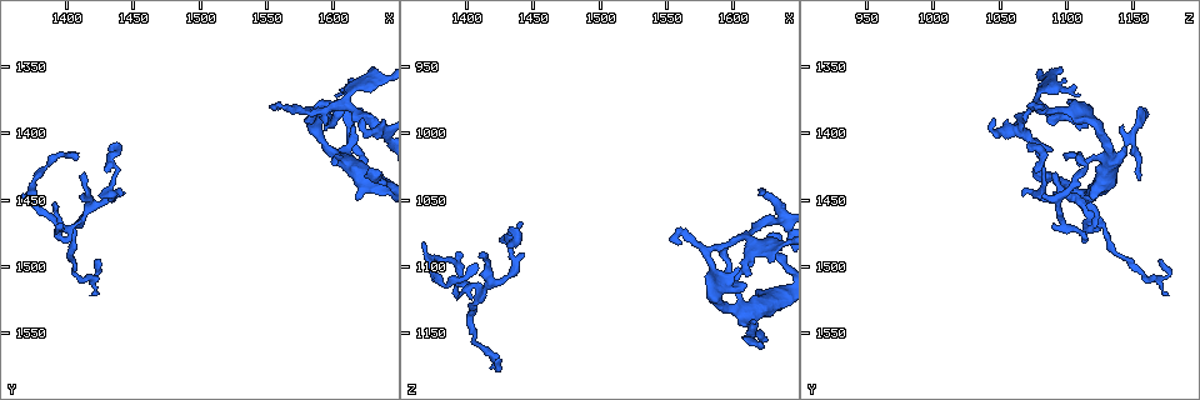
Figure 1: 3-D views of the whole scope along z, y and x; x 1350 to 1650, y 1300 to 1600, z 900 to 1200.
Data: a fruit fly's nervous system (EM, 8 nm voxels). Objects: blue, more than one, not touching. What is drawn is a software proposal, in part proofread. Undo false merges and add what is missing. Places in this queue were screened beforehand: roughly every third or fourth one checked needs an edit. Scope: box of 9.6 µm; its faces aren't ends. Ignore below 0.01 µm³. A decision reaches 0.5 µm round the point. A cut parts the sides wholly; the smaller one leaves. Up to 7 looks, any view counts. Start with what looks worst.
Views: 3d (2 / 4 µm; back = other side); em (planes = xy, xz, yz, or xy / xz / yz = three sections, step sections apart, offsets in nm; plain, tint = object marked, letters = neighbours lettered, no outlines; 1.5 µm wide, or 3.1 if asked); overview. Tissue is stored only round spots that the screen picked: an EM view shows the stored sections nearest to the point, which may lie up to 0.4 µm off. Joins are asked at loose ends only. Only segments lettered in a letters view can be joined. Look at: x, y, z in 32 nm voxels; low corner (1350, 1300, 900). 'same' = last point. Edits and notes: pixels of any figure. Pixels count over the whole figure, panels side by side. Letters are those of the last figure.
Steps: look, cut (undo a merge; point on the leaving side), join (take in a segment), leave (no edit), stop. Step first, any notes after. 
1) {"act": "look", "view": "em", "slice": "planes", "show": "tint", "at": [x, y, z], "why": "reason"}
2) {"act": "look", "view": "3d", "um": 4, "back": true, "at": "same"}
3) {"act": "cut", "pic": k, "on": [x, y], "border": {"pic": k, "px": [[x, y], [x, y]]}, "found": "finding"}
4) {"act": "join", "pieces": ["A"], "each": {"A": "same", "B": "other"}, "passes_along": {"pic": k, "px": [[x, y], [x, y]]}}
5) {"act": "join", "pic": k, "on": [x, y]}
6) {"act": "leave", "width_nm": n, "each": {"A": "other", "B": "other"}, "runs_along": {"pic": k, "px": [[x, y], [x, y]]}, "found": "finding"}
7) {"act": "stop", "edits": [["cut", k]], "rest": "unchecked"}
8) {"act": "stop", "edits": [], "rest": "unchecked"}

{"act": "look", "view": "3d", "um": 4, "at": [1628, 1426, 1074], "why": "an open end"}

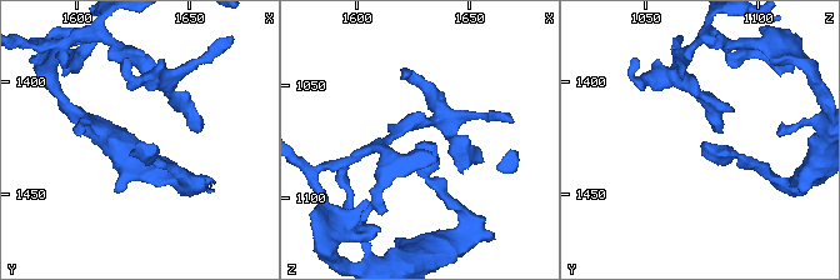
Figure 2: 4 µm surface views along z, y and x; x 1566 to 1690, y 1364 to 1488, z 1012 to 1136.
{"act": "look", "view": "em", "slice": "yz", "step": 4, "show": "plain", "at": [1628, 1426, 1077]}

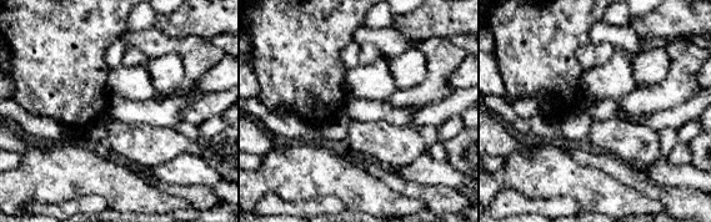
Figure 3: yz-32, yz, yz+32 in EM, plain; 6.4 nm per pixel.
{"act": "look", "view": "em", "slice": "yz", "step": 4, "show": "letters", "at": "same"}

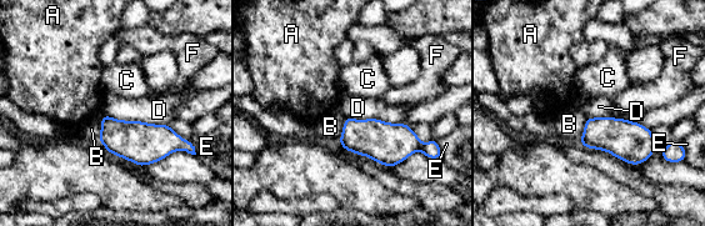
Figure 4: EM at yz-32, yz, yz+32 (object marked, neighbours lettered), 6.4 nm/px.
{"act": "leave", "each": {"A": "other", "B": "other", "C": "other", "D": "other", "E": "other", "F": "other"}, "border": {"pic": 4, "px": [[103, 114], [116, 119], [168, 125]]}, "found": "no lettered segment goes on from it"}

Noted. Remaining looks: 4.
{"act": "look", "view": "em", "slice": "planes", "show": "letters", "at": [1400, 1480, 1112], "why": "sharp bend"}

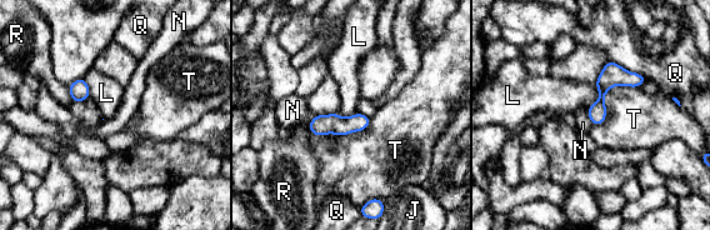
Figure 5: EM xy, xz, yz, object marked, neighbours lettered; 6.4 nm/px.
{"act": "leave", "each": {"J": "other", "L": "other", "N": "other", "Q": "other", "R": "other", "T": "other"}, "runs_along": {"pic": 5, "px": [[641, 79], [614, 79], [594, 120]]}, "found": "all the same cell"}

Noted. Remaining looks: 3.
{"act": "look", "view": "3d", "um": 2, "at": [1580, 1382, 1090], "why": "abrupt turn"}

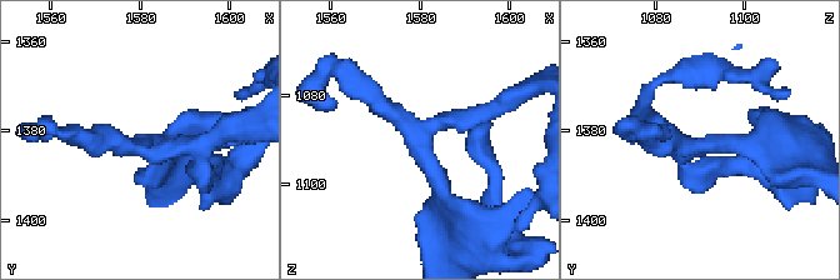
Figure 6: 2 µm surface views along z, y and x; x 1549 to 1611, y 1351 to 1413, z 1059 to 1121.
{"act": "look", "view": "em", "slice": "planes", "show": "tint", "at": [1580, 1383, 1090], "why": "need the tissue"}

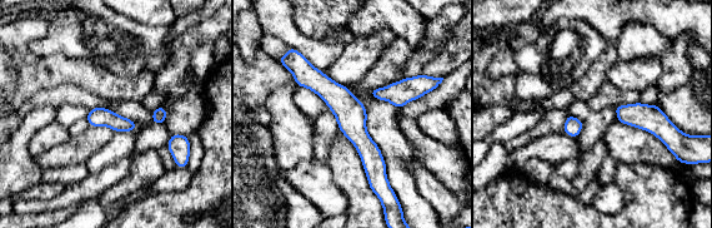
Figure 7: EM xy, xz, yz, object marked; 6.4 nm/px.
{"act": "look", "view": "em", "slice": "planes", "show": "letters", "at": "same", "why": "see the neighbours"}

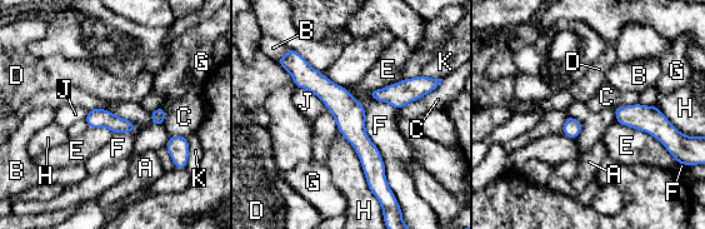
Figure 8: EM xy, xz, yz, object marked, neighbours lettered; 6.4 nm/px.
{"act": "leave", "each": {"A": "other", "B": "other", "C": "other", "D": "other", "E": "other", "F": "other", "G": "other", "H": "other", "J": "other", "K": "other"}, "runs_along": {"pic": 8, "px": [[301, 61], [349, 114], [378, 187]]}, "found": "one cell here"}

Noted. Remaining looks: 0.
{"act": "stop", "edits": [], "rest": "unchecked"}

